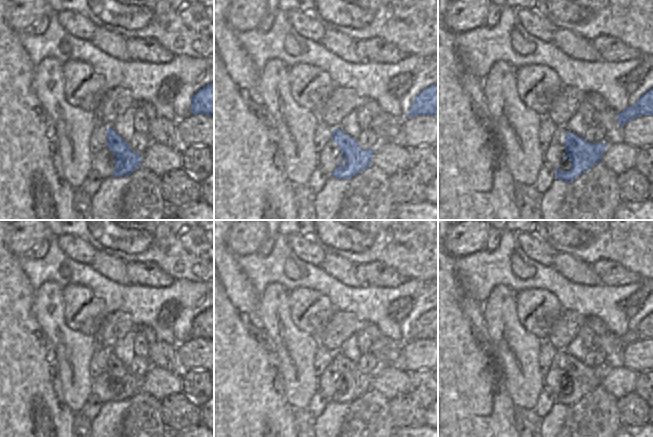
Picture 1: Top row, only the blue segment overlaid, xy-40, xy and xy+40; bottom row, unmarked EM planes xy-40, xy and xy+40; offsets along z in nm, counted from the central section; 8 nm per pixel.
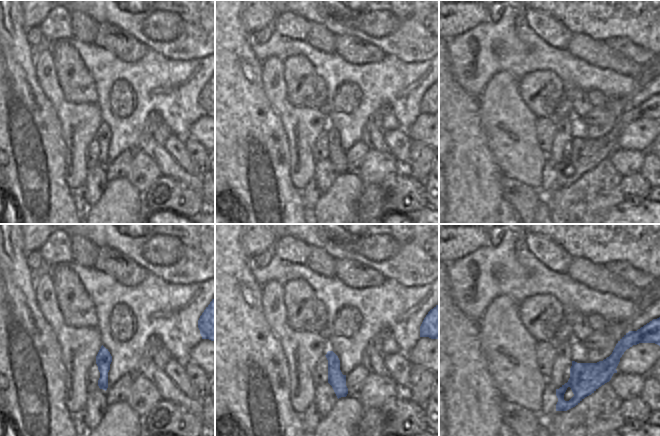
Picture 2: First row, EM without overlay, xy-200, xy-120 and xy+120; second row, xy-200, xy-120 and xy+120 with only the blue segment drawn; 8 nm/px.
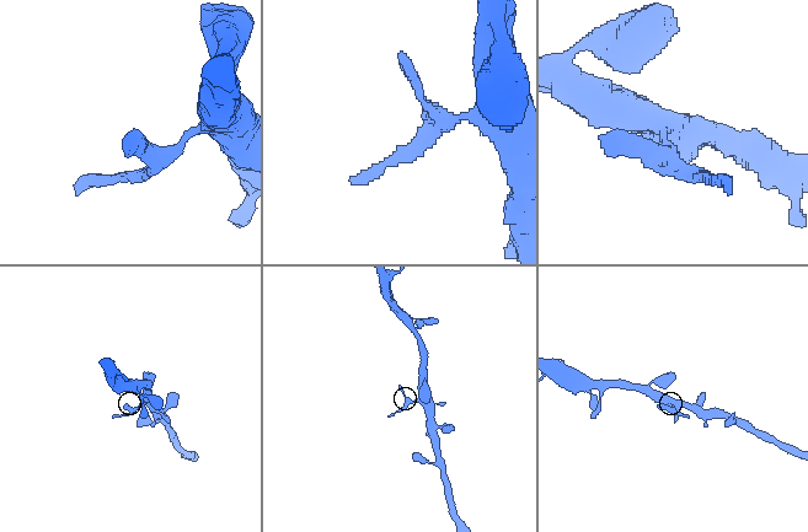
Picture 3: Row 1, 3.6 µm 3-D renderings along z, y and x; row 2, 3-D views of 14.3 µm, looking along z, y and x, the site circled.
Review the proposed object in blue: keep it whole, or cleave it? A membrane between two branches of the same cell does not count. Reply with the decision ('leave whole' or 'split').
split

